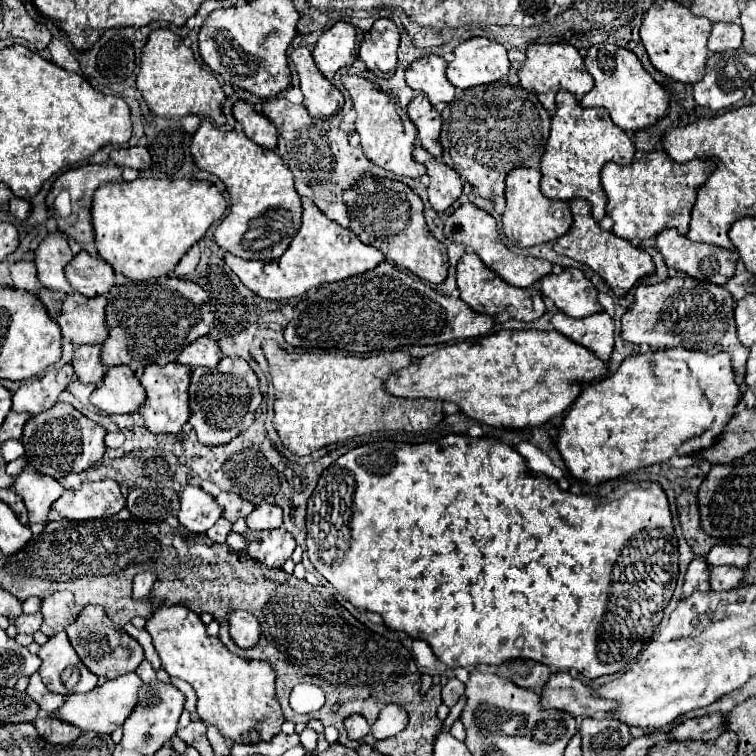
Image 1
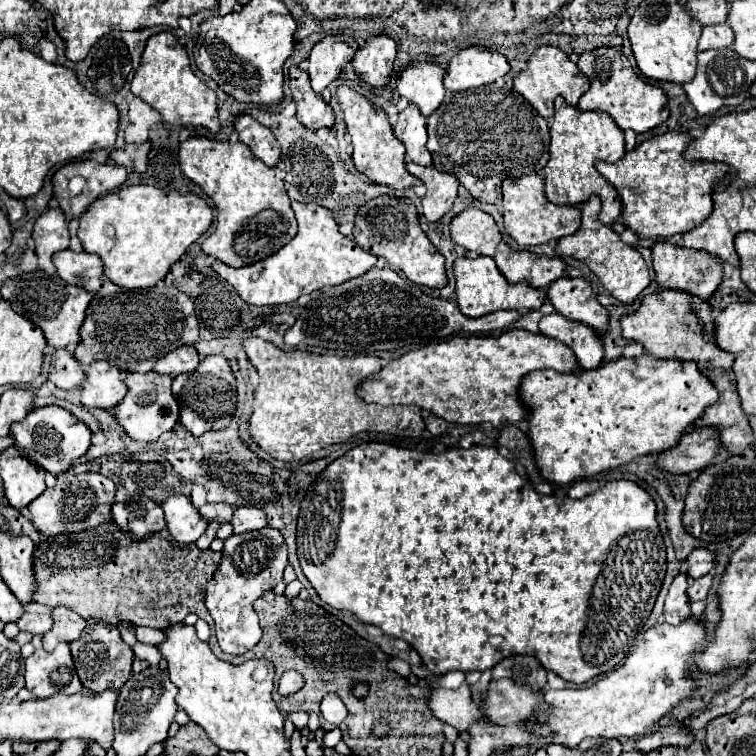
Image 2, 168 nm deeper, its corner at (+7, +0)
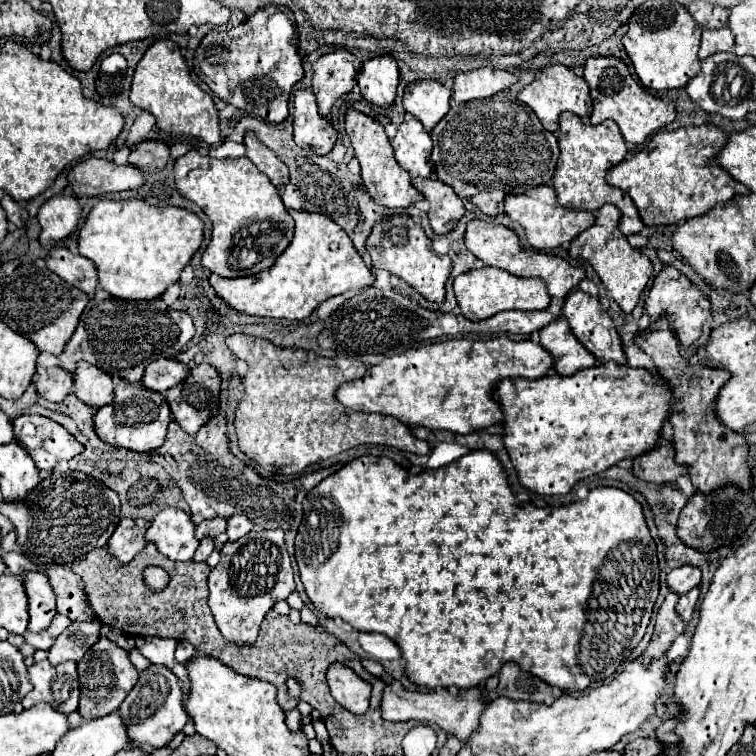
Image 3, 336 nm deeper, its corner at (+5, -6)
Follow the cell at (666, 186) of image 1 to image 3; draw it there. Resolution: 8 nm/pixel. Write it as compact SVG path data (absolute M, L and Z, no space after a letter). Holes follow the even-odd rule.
M686 126L686 128L678 128L678 130L664 130L658 132L644 150L640 150L636 156L620 162L618 166L614 166L606 180L610 186L620 188L624 192L628 192L628 196L634 200L642 222L646 226L668 226L668 224L682 224L688 218L700 216L704 212L708 212L714 204L722 204L728 202L732 196L736 194L748 194L750 190L736 182L726 170L722 170L716 164L716 154L724 148L728 134L718 128L718 126Z

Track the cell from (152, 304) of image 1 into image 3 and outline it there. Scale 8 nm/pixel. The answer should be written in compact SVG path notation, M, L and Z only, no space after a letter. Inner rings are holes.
M96 290L86 304L80 324L68 340L64 352L58 356L58 366L66 372L74 372L80 360L86 360L104 372L140 384L144 368L158 358L174 358L194 336L192 318L186 312L168 308L160 298L146 302L120 300L104 290Z

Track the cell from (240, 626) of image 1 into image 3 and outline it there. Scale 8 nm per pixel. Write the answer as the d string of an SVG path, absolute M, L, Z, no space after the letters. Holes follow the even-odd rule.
M252 530L242 540L226 542L220 550L220 562L208 576L210 610L214 620L226 636L236 644L252 644L258 638L258 628L266 612L278 600L286 600L296 584L292 578L290 556L284 544L282 530Z

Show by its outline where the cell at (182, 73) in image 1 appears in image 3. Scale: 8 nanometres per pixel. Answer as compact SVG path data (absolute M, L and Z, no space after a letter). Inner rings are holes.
M156 40L138 62L130 88L130 102L156 118L156 126L168 134L190 134L208 144L220 142L218 110L210 98L190 76L180 48L172 40Z

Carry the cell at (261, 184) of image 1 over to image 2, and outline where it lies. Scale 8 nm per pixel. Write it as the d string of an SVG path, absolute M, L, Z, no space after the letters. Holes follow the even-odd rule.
M190 136L180 144L178 160L184 176L200 184L218 210L216 230L202 242L204 254L240 268L268 258L294 238L296 218L284 182L246 144Z

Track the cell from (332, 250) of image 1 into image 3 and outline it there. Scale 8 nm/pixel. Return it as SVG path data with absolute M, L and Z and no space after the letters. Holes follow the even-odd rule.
M298 210L288 212L296 224L294 238L282 252L282 256L278 256L278 260L266 272L260 272L258 276L238 278L220 278L216 274L210 274L210 286L214 288L216 296L222 298L230 308L252 316L304 320L324 300L348 290L360 290L374 284L370 268L356 252L348 234L336 222L322 214Z

